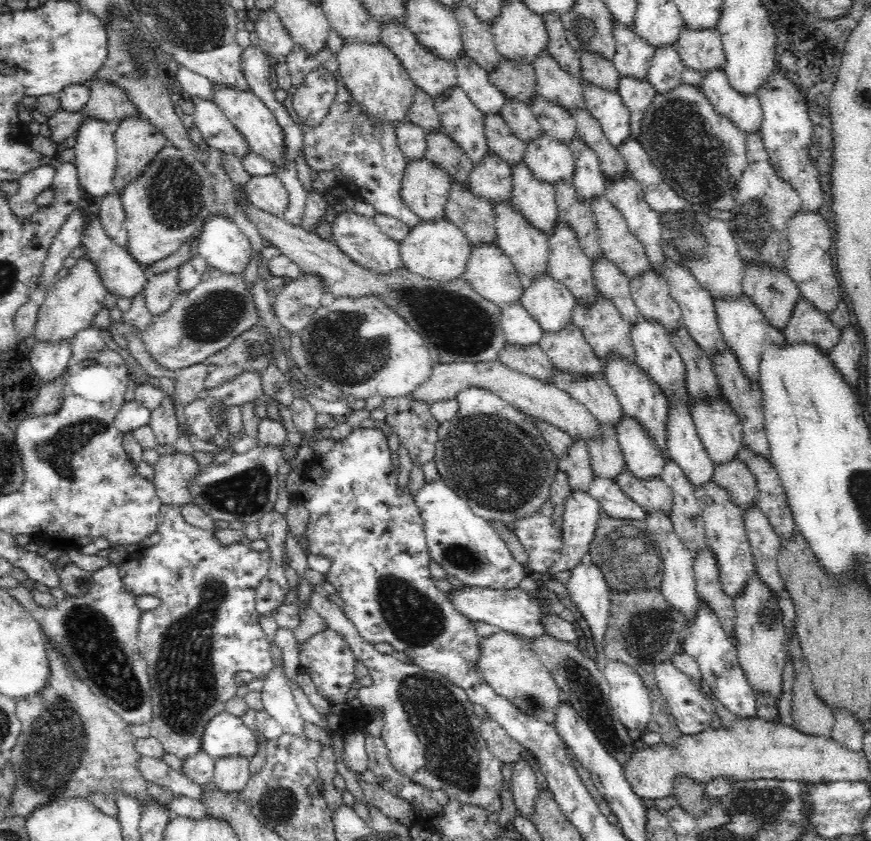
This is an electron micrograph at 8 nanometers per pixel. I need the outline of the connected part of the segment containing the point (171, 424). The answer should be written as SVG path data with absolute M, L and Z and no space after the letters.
M167 394L162 399L158 408L151 412L149 425L154 431L156 444L176 444L179 438L178 434L178 418L176 415L175 404L176 399L172 399Z

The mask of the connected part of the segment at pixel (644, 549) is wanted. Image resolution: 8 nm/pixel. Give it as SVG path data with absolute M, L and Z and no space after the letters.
M603 510L590 540L593 563L603 572L611 590L659 588L663 579L663 560L655 540L647 532L645 521L610 518Z

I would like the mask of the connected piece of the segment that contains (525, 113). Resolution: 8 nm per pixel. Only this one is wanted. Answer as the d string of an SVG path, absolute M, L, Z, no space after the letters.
M506 98L500 115L511 132L524 143L544 134L536 115L531 111L529 105L524 104L521 100Z

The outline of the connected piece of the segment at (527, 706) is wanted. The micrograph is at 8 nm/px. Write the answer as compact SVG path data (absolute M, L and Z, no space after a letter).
M499 630L481 641L481 656L476 665L483 680L486 680L496 694L507 698L524 714L554 725L558 706L562 702L561 689L526 640L520 640L510 632Z

